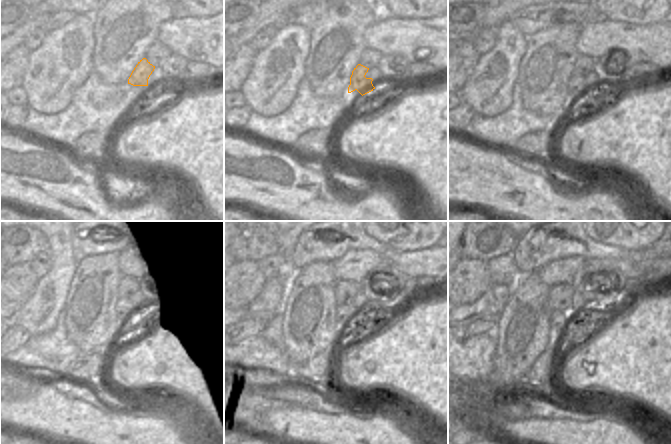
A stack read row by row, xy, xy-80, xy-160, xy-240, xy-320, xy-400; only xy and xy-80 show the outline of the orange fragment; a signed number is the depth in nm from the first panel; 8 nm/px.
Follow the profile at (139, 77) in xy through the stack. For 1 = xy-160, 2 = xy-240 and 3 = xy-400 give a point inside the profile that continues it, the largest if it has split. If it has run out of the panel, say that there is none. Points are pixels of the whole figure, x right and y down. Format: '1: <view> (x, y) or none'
1: xy-160 (578, 86)
2: xy-240 (125, 310)
3: xy-400 (559, 321)

